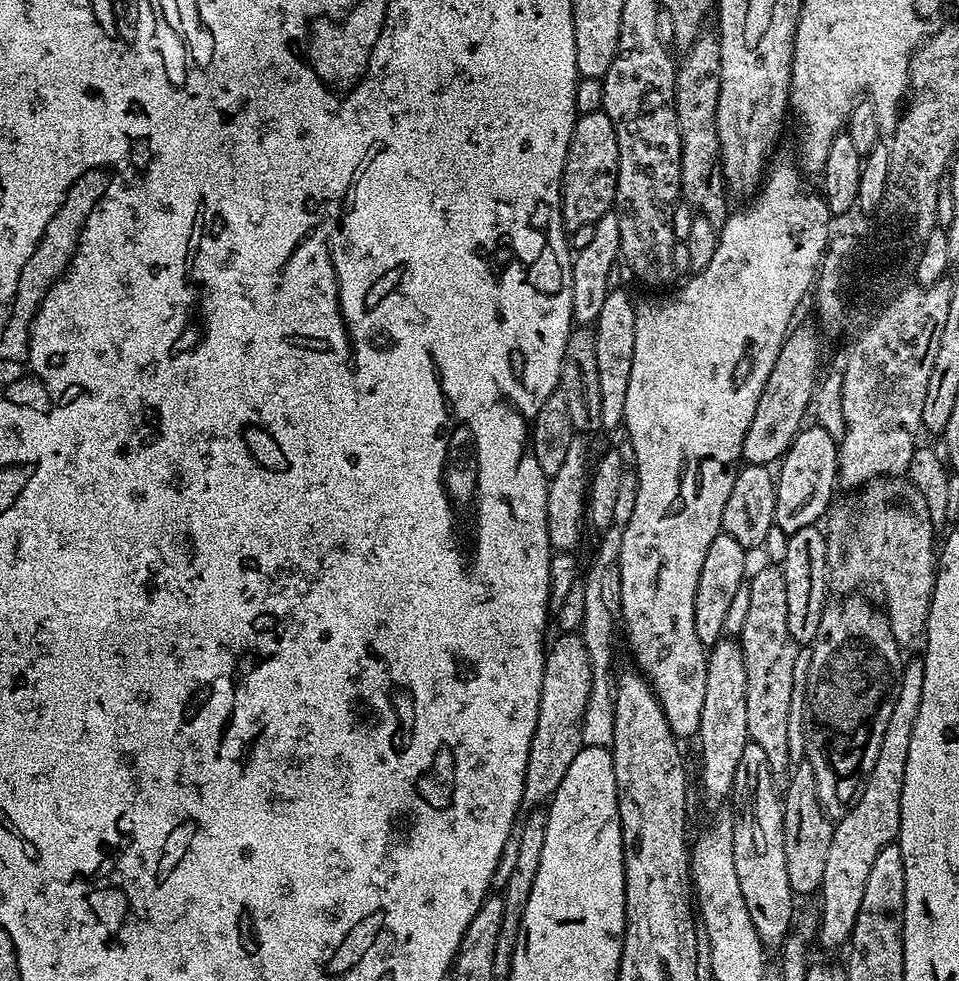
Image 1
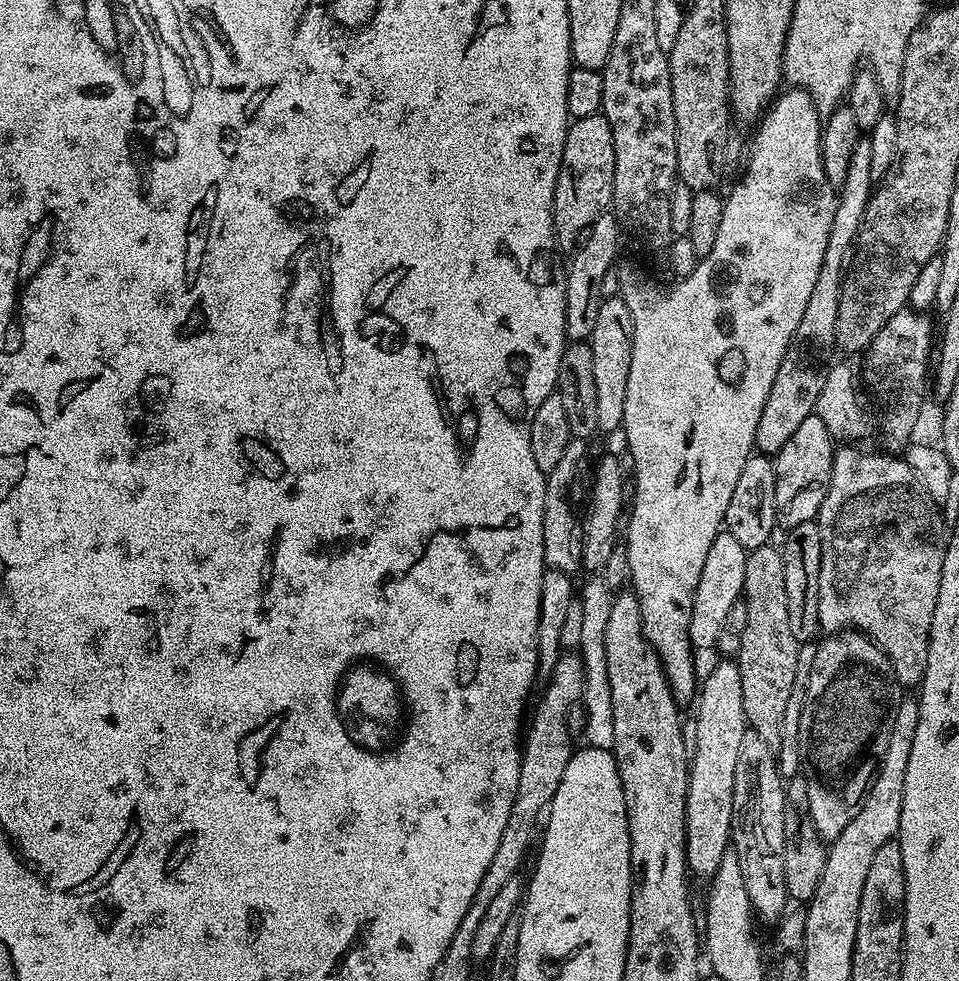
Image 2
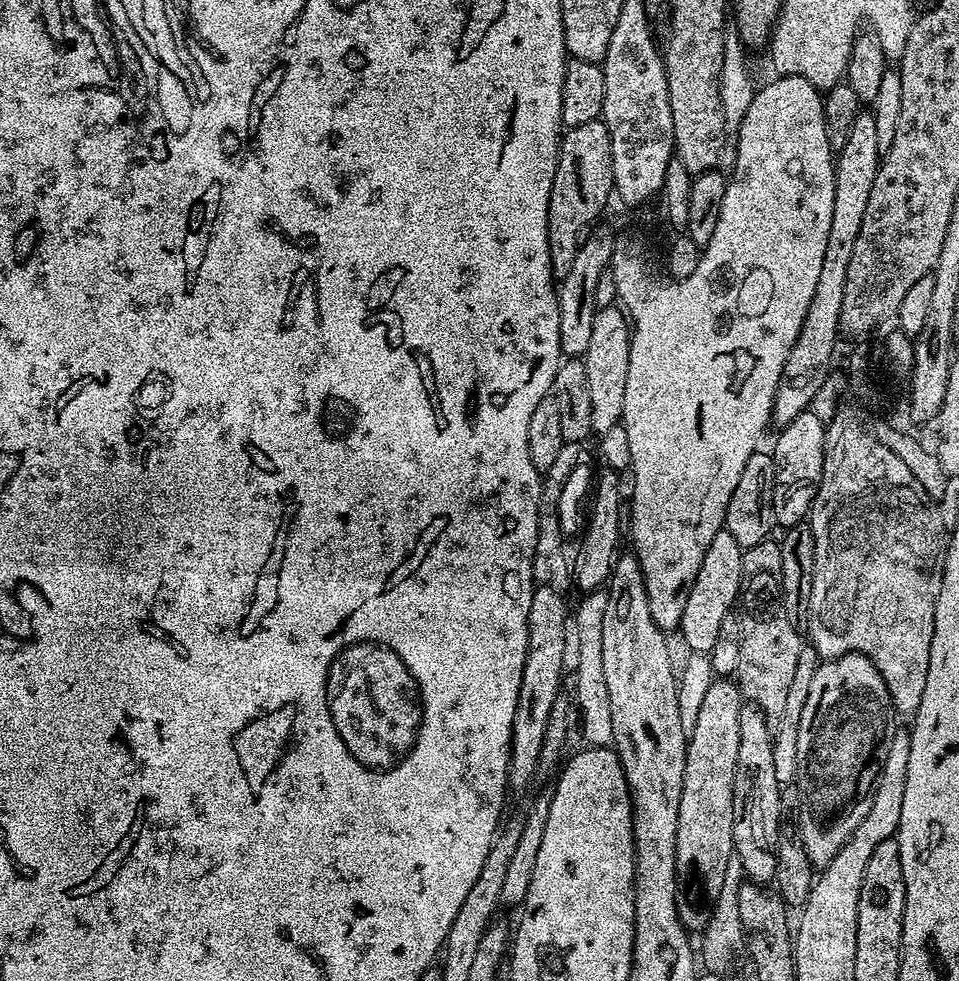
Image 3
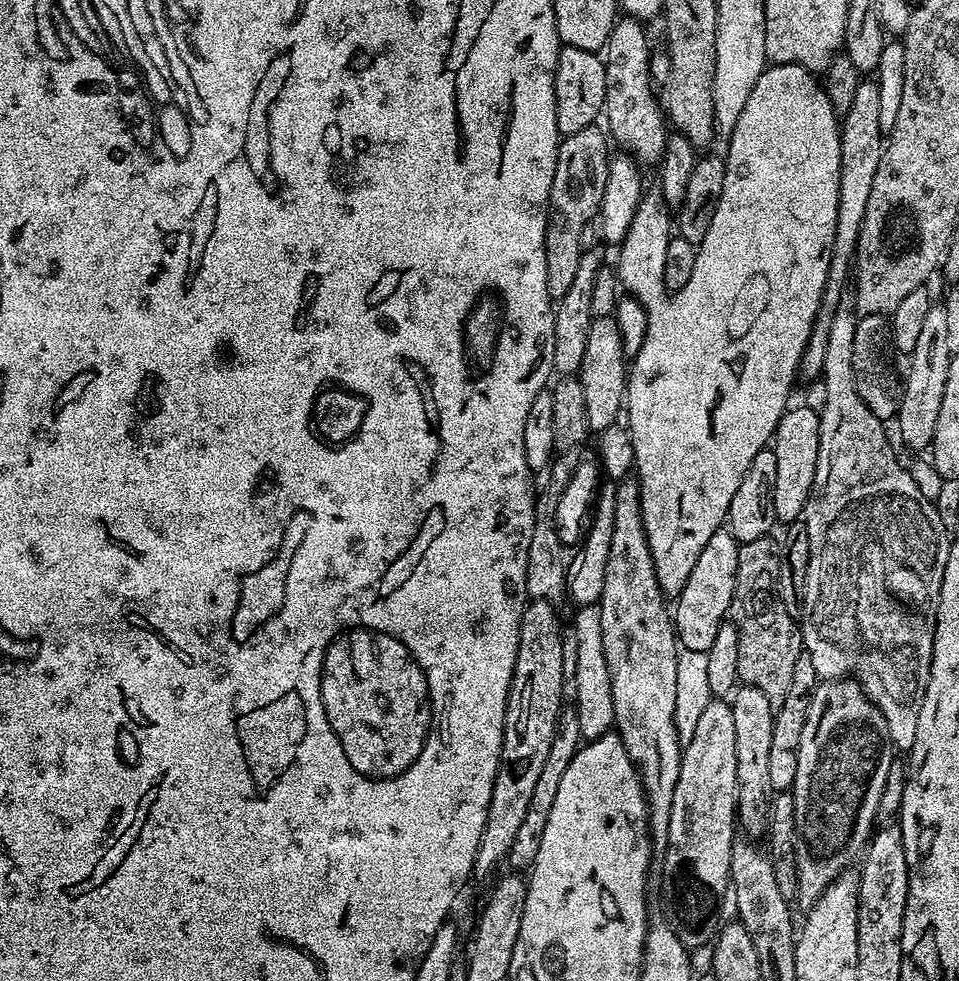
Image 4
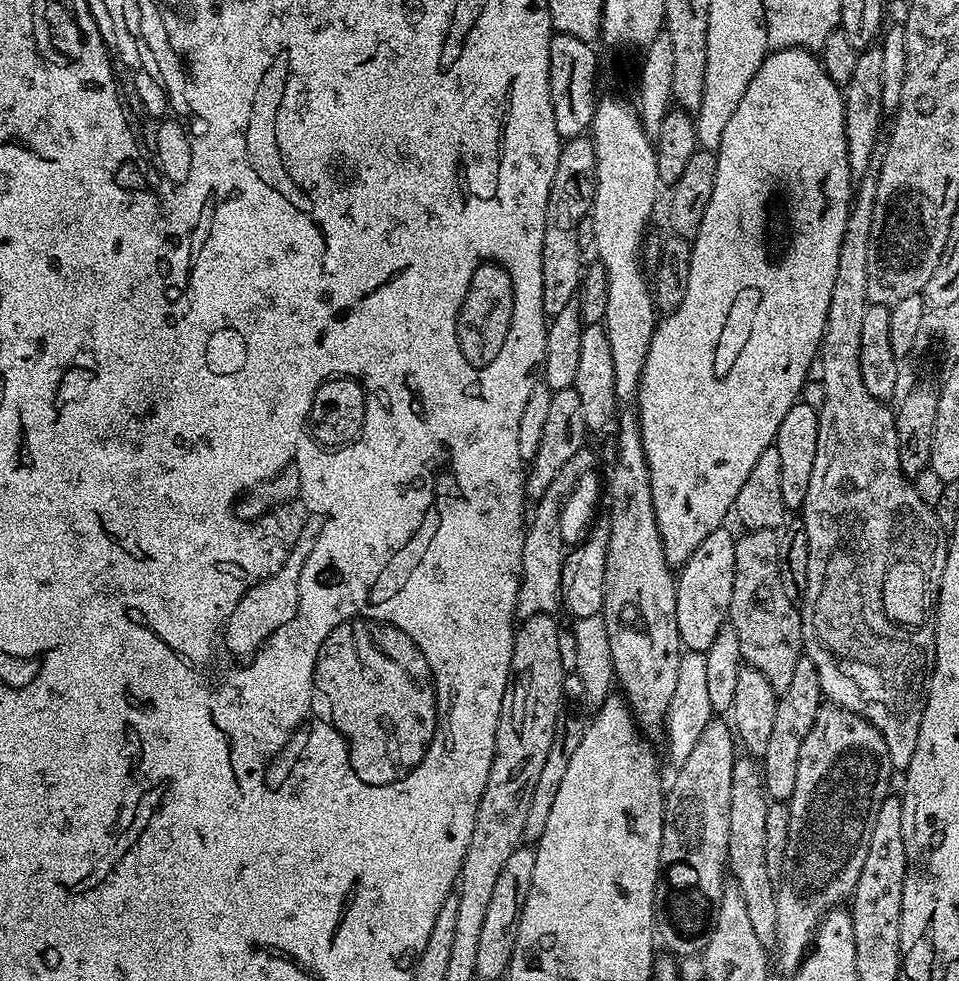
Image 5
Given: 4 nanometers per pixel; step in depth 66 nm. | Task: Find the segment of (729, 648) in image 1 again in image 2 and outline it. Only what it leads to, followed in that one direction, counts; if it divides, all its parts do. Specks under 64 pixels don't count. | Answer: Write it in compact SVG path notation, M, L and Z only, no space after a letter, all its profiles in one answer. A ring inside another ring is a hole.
M724 658L719 661L721 664L716 664L708 672L708 677L703 677L702 683L698 688L698 703L695 705L696 717L694 723L696 725L696 734L694 747L690 752L690 767L688 770L688 793L686 794L686 806L684 807L684 859L688 861L688 872L691 879L704 880L703 882L711 881L712 876L718 870L718 866L722 862L724 853L729 851L730 837L732 834L732 807L734 806L734 770L738 770L738 749L742 747L742 738L746 731L746 721L744 719L744 711L742 710L742 674L740 673L739 663L733 662L731 659Z

